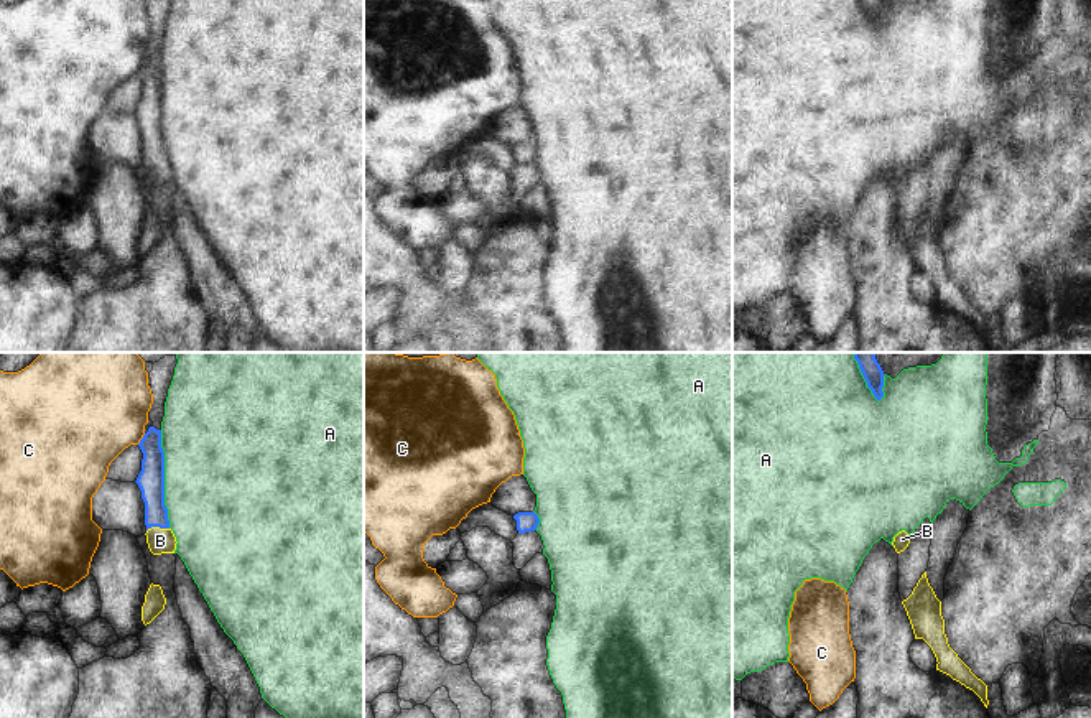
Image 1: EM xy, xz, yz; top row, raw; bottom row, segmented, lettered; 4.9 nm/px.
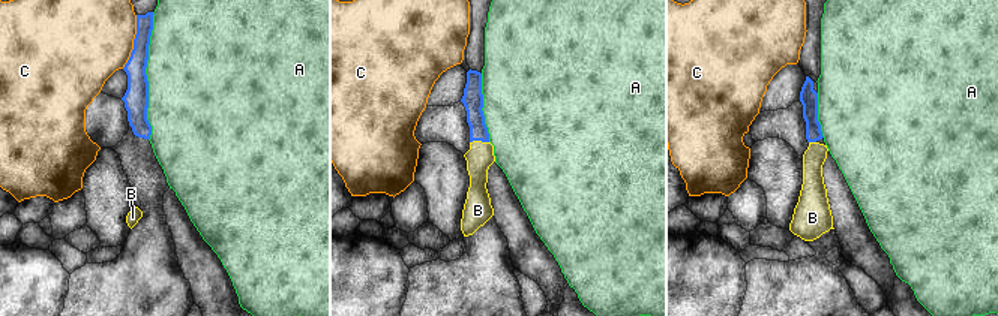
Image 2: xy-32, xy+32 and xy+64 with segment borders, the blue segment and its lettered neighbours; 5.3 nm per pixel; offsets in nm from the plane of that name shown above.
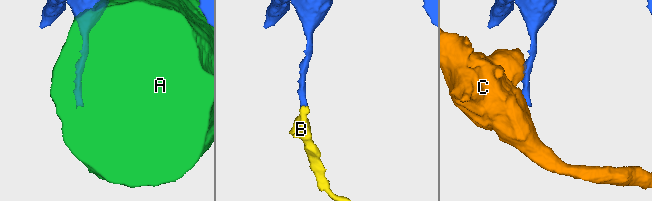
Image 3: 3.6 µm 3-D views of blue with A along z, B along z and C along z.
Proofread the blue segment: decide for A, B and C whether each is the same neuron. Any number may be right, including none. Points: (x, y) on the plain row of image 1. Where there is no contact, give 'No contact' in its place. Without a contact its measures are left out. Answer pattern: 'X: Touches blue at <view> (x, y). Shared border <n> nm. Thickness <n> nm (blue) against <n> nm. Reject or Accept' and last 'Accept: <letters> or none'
A: Touches blue at xy (163, 111). Shared border 480 nm. Thickness 130 nm (blue) against 500 nm. Reject
B: Touches blue at xy (157, 157). Shared border 110 nm. Thickness 130 nm (blue) against 130 nm. Accept
C: Touches blue at xy (142, 69). Shared border 70 nm. Thickness 130 nm (blue) against 440 nm. Reject
Accept: B.

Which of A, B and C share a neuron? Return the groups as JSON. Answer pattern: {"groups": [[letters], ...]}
{"groups": [["A"], ["B"], ["C"]]}

